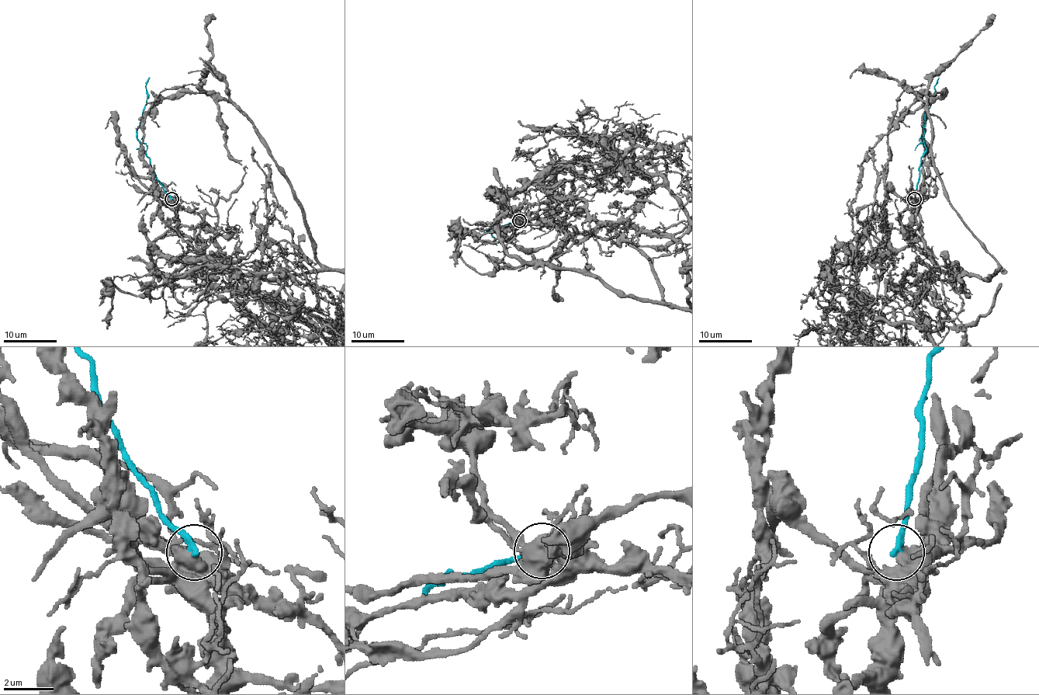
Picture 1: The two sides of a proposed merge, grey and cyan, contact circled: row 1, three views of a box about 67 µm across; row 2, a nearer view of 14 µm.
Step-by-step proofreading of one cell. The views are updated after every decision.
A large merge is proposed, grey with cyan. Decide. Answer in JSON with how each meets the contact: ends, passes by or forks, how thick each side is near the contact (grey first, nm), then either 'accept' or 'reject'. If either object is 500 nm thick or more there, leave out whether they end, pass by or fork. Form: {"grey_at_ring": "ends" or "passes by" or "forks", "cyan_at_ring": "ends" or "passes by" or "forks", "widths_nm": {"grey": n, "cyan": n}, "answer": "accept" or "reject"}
{"widths_nm": {"grey": 700, "cyan": 260}, "answer": "reject"}

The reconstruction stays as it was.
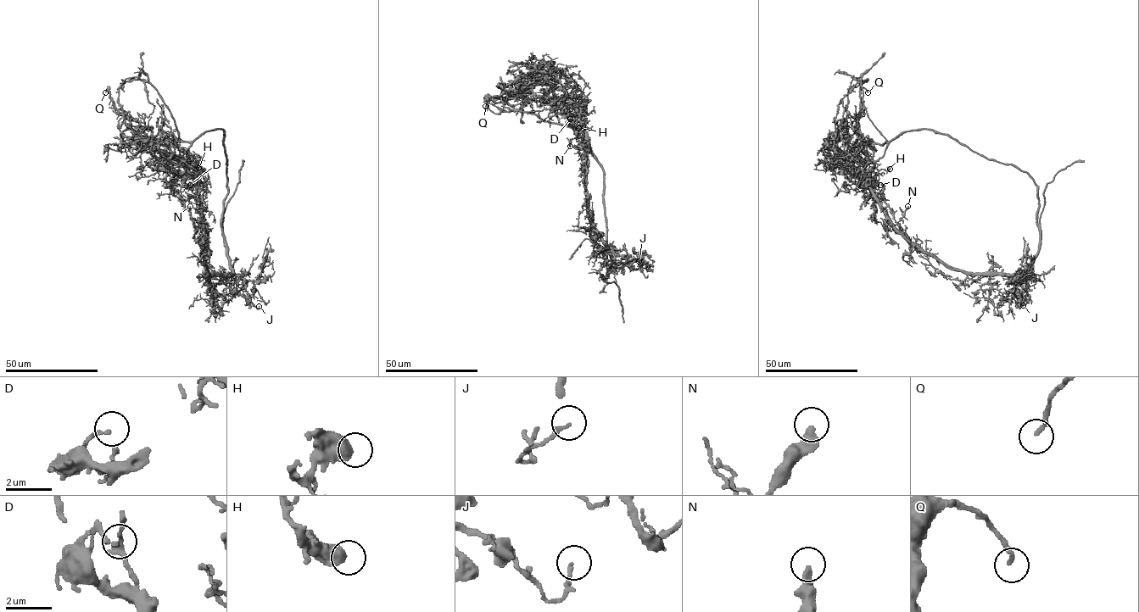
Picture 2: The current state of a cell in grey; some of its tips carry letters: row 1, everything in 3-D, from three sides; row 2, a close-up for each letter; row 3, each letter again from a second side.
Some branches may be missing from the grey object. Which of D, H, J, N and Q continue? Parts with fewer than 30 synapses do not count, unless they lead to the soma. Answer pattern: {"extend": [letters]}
{"extend": []}

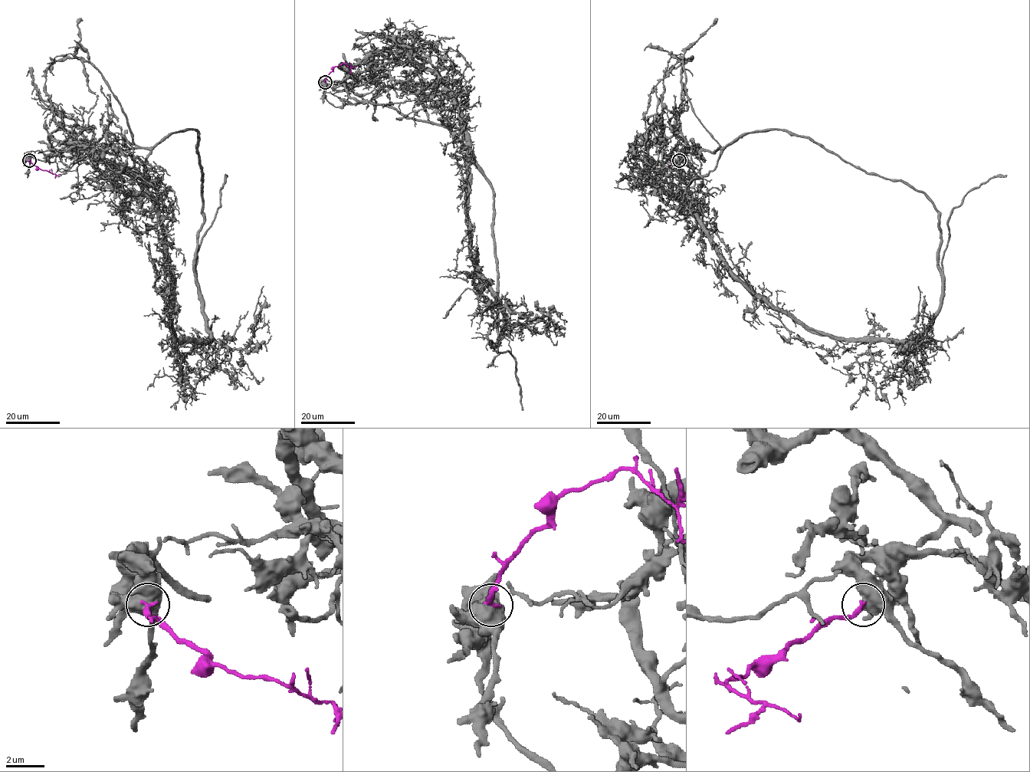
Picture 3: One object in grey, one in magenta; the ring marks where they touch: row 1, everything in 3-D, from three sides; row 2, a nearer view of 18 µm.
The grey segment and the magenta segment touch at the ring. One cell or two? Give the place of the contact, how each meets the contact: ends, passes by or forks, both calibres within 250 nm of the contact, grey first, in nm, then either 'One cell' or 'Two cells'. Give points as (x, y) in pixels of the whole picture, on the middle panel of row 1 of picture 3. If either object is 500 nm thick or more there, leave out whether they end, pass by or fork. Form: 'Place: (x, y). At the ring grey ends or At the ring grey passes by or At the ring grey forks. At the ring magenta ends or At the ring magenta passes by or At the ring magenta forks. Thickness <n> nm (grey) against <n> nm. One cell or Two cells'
Place: (325, 82). Thickness 950 nm (grey) against 260 nm. Two cells

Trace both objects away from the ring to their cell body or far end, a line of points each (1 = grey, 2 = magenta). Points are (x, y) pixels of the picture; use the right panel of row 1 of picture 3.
1: (679, 160), (749, 133), (808, 136), (920, 190), (941, 269), (951, 211), (1006, 175)
2: (679, 160), (660, 171), (664, 174)

